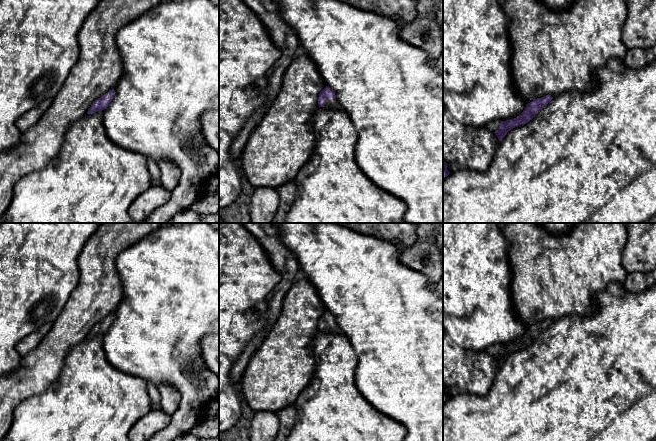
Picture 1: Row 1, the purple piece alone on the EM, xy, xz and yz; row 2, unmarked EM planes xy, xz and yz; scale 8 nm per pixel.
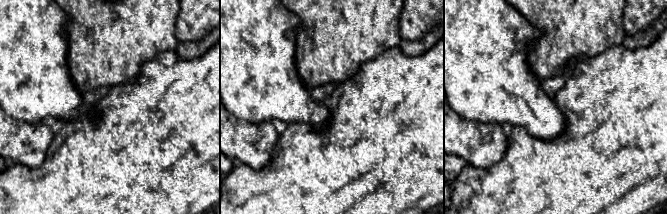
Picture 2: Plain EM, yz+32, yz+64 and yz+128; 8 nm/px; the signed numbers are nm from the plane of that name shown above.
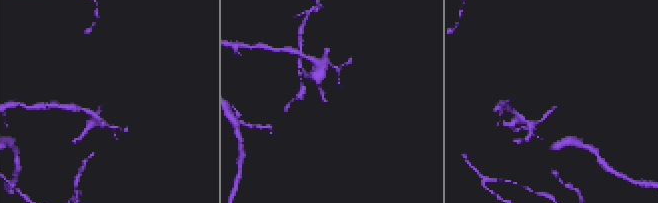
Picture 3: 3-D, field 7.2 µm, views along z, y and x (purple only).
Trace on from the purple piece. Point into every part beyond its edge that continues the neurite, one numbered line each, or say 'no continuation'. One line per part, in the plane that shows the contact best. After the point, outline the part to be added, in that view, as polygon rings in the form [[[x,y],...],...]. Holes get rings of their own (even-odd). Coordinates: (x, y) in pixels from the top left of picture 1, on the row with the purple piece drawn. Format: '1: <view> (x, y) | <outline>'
1: xz (332, 103) | [[[334,98],[326,99],[324,102],[324,107],[331,108],[338,111],[341,111],[342,109],[342,106],[340,105],[340,103]]]

